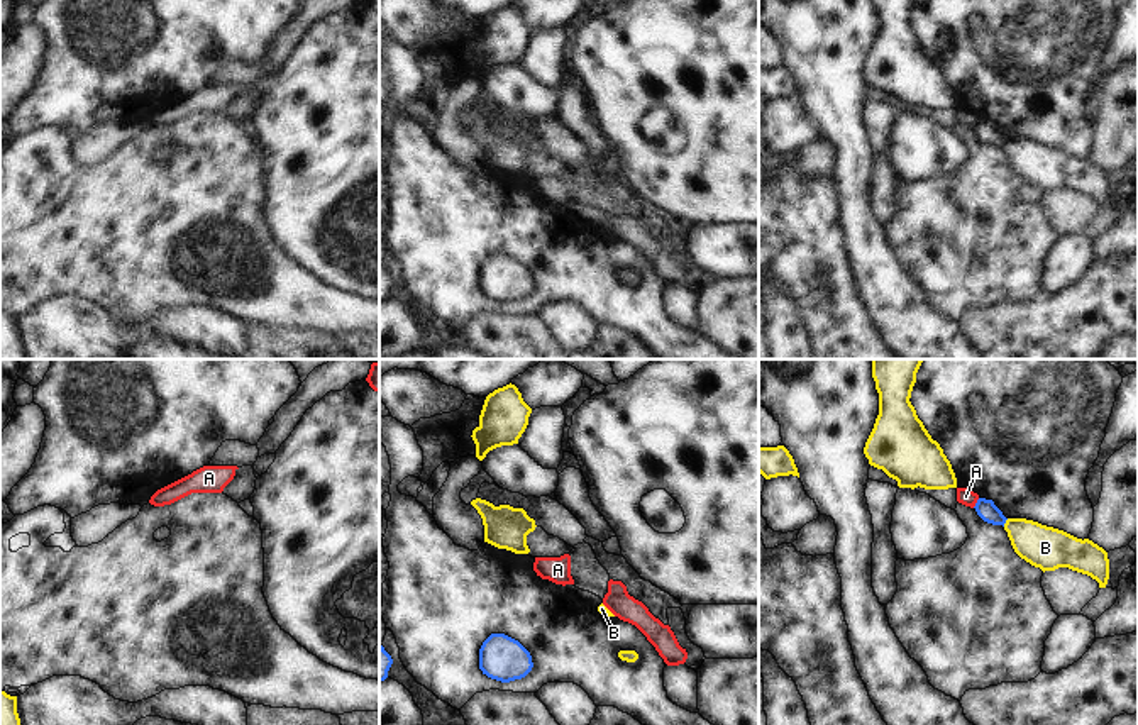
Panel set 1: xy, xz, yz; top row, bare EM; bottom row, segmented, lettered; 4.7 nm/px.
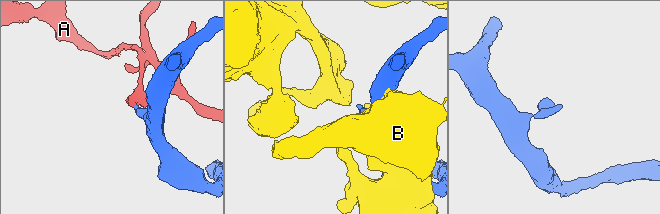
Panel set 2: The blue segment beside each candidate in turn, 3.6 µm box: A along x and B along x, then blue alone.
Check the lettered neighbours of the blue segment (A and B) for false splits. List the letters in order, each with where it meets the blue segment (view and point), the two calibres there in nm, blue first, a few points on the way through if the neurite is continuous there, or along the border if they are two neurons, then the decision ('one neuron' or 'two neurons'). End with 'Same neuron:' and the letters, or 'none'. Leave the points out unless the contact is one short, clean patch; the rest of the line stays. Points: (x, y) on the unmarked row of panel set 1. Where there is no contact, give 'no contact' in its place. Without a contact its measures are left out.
A: meets blue in yz at (976, 124); 90 nm thick on the blue side, 80 nm on the other; border along yz (979, 119), (972, 127); two neurons
B: meets blue in yz at (1005, 143); 90 nm thick on the blue side, 200 nm on the other; two neurons
Same neuron: none

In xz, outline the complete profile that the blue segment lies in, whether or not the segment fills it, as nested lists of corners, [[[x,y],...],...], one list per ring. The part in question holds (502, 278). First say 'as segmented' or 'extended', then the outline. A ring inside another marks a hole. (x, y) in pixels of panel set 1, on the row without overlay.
as segmented | [[[491,254],[479,269],[479,290],[491,300],[510,303],[533,288],[530,273],[505,254]]]

